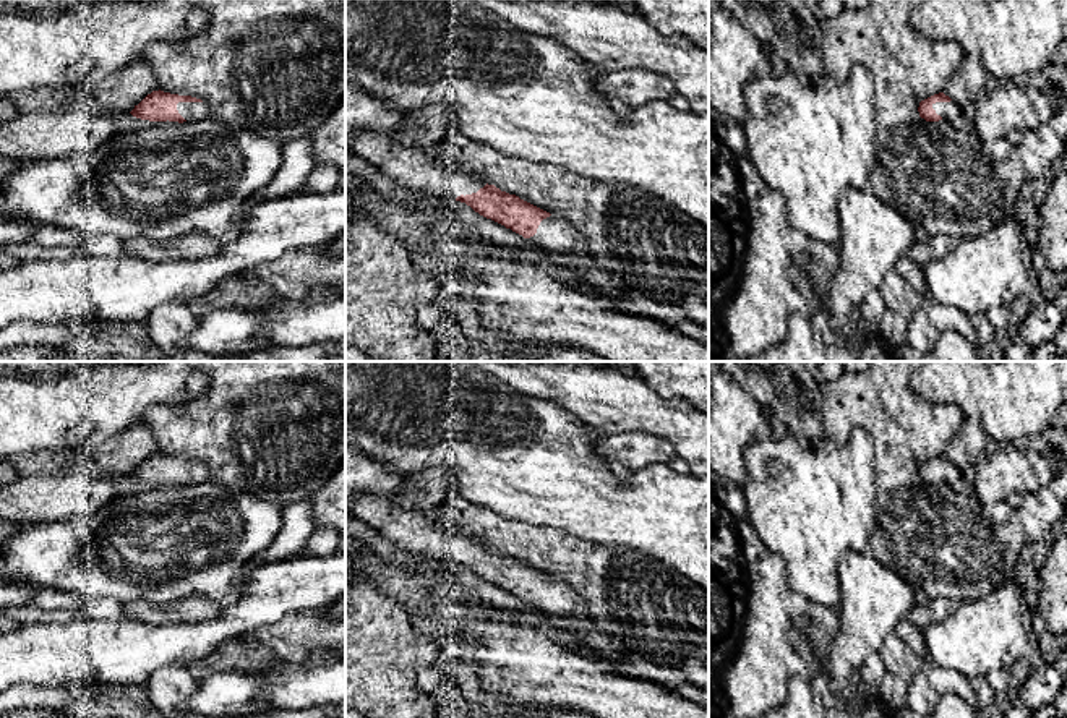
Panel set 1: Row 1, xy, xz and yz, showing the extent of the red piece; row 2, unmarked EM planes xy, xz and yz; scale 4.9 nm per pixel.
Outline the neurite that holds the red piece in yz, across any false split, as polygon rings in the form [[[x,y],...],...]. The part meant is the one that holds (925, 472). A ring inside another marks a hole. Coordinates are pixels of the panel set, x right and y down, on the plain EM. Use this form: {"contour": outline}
{"contour": [[[944,455],[934,457],[919,465],[919,480],[926,485],[945,483],[950,489],[957,493],[970,493],[971,485],[965,481],[963,470],[955,467]]]}

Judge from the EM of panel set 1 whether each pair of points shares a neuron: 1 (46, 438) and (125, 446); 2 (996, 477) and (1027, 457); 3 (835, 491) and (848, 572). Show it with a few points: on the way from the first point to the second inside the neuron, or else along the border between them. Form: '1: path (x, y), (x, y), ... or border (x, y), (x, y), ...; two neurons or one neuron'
1: border (124, 430), (104, 440), (88, 441), (77, 449); two neurons
2: path (1004, 477), (1019, 465); one neuron
3: border (866, 550), (845, 550), (840, 555), (839, 587); two neurons

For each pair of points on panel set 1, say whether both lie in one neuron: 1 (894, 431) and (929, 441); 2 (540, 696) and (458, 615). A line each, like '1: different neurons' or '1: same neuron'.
1: same neuron
2: same neuron

